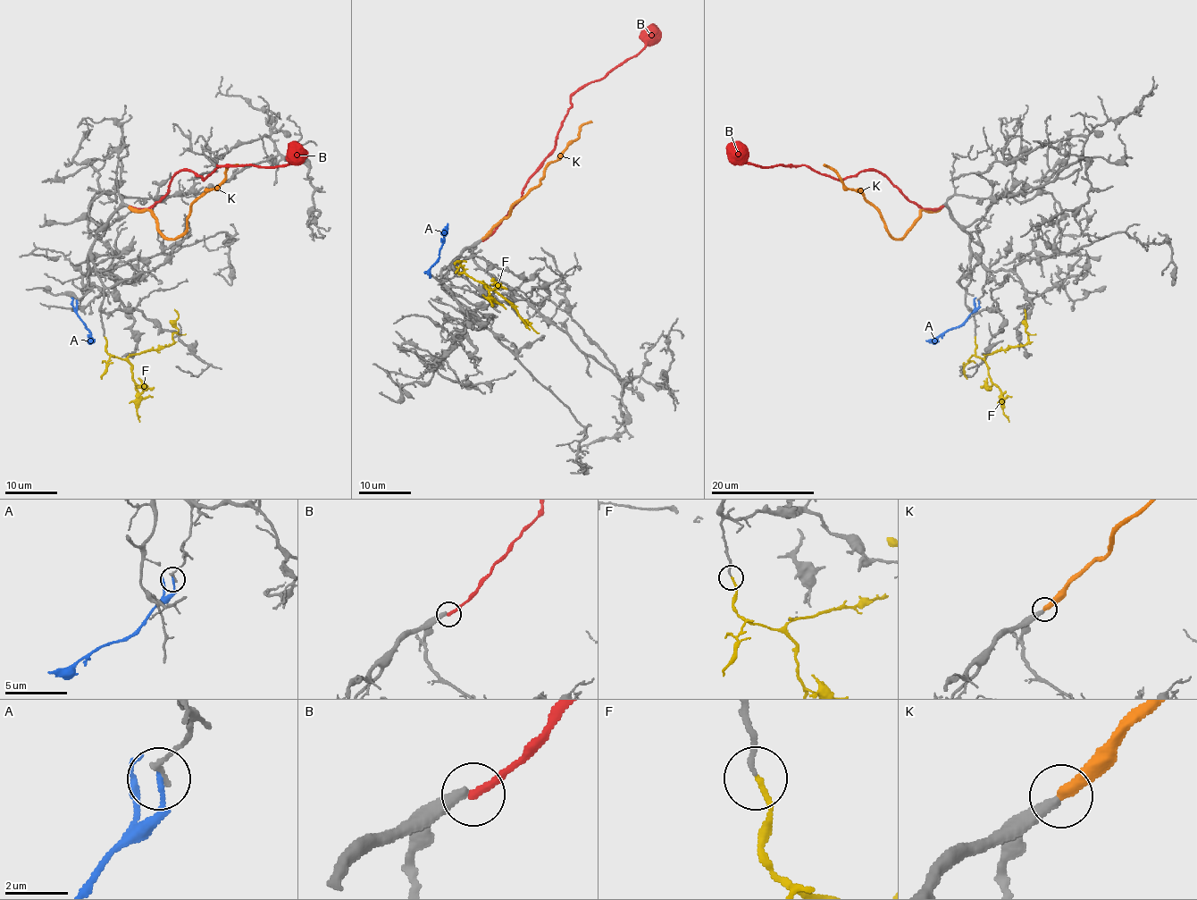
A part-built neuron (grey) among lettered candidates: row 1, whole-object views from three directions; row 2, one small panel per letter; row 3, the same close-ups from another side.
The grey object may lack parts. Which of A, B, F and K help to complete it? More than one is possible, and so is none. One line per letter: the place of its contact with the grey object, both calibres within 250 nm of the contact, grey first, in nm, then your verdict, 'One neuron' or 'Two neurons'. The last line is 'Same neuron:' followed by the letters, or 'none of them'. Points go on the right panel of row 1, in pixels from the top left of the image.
A: Touches grey at (978, 301). Thickness 160 nm (grey) against 160 nm. Two neurons
B: Touches grey at (942, 206). Thickness 380 nm (grey) against 280 nm. Two neurons
F: Touches grey at (975, 337). Thickness 160 nm (grey) against 130 nm. One neuron
K: Touches grey at (941, 206). Thickness 360 nm (grey) against 440 nm. One neuron
Same neuron: F, K

